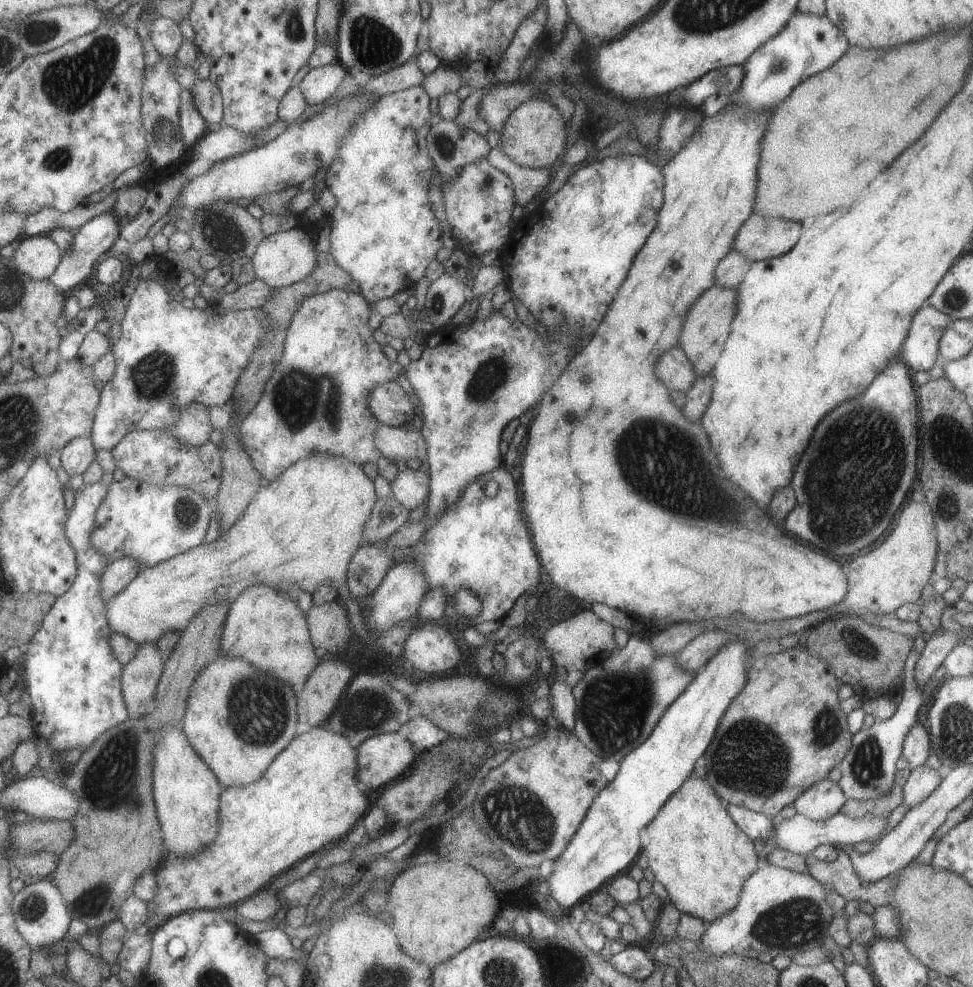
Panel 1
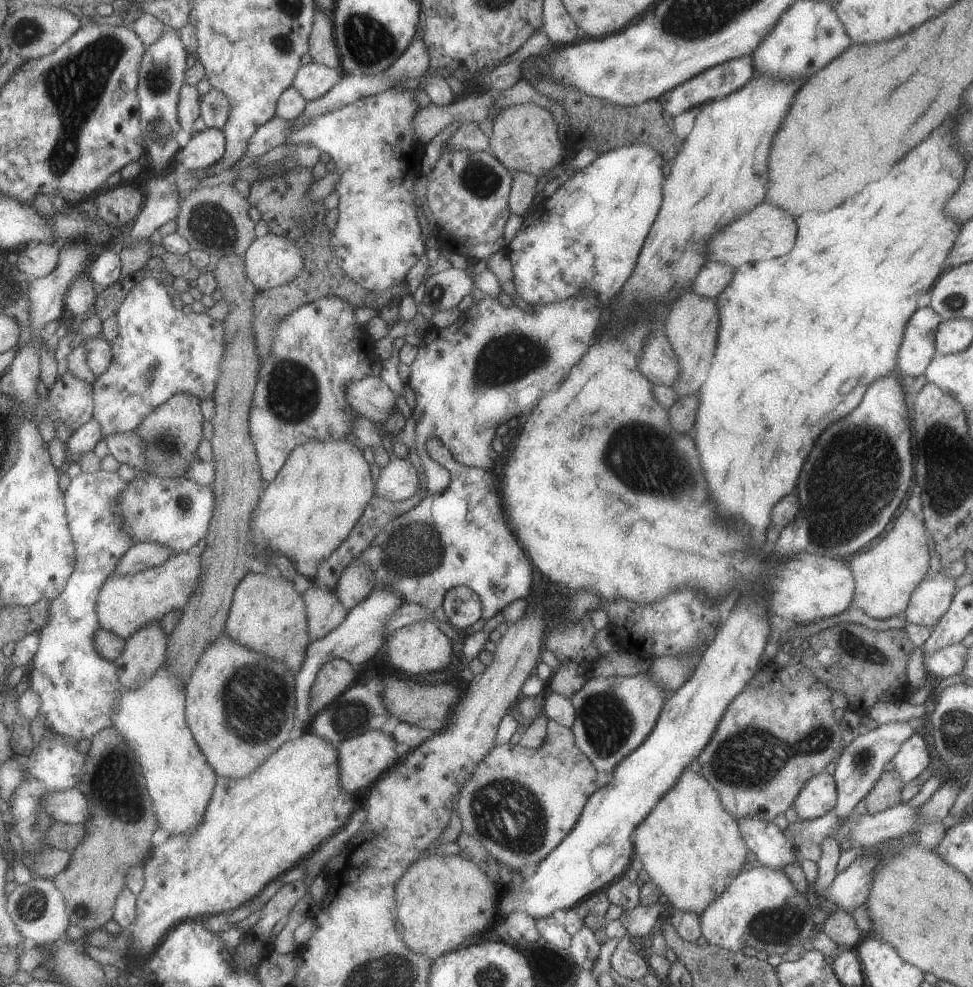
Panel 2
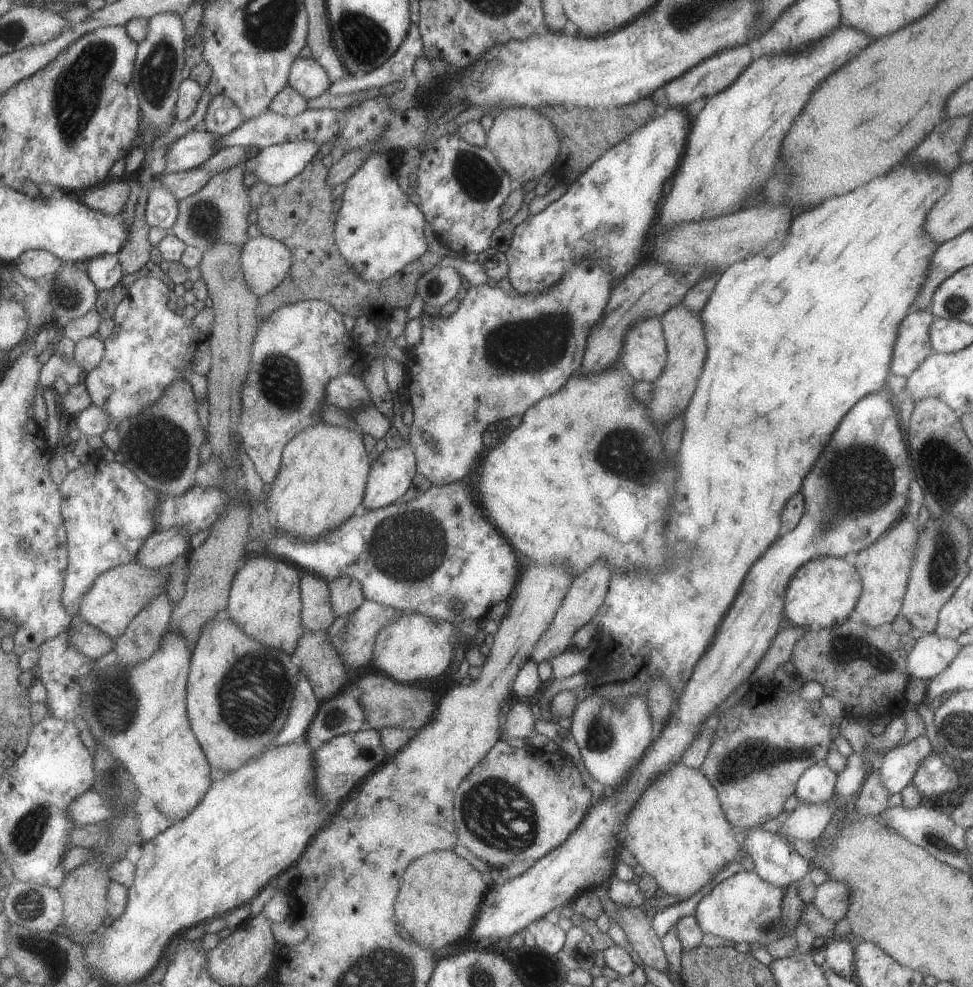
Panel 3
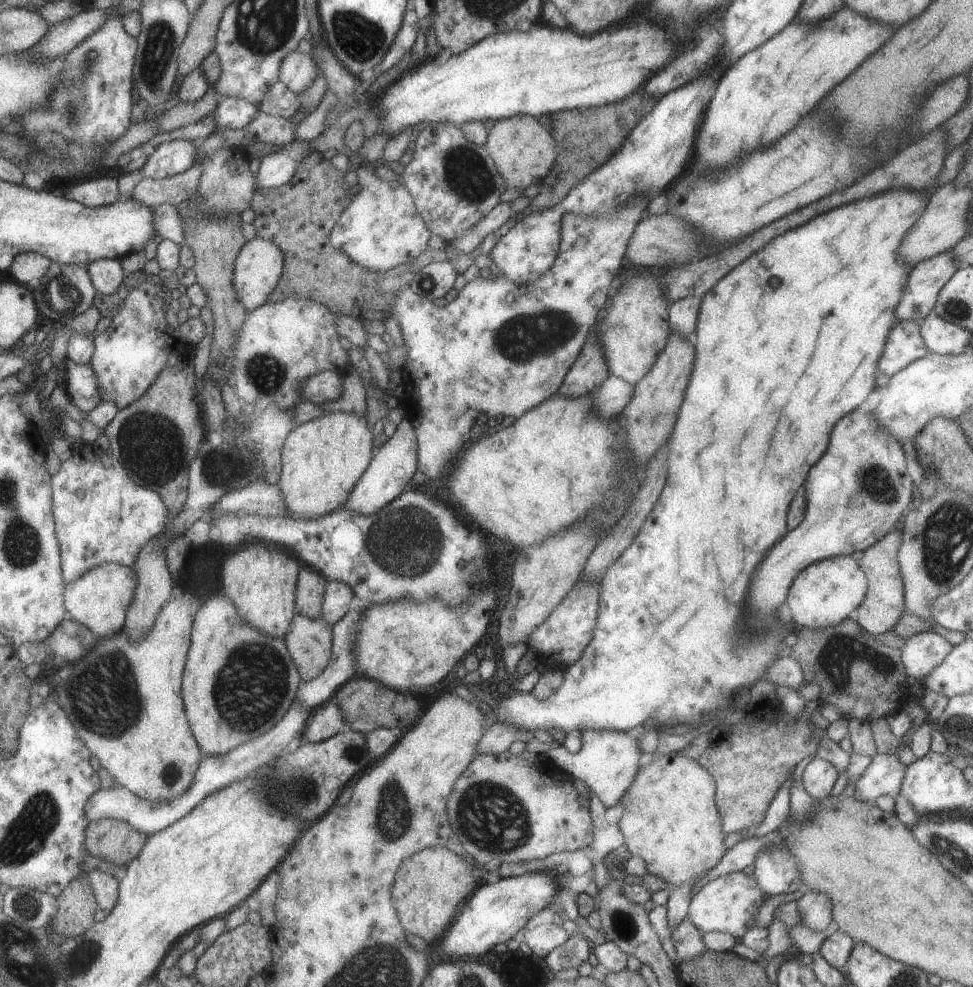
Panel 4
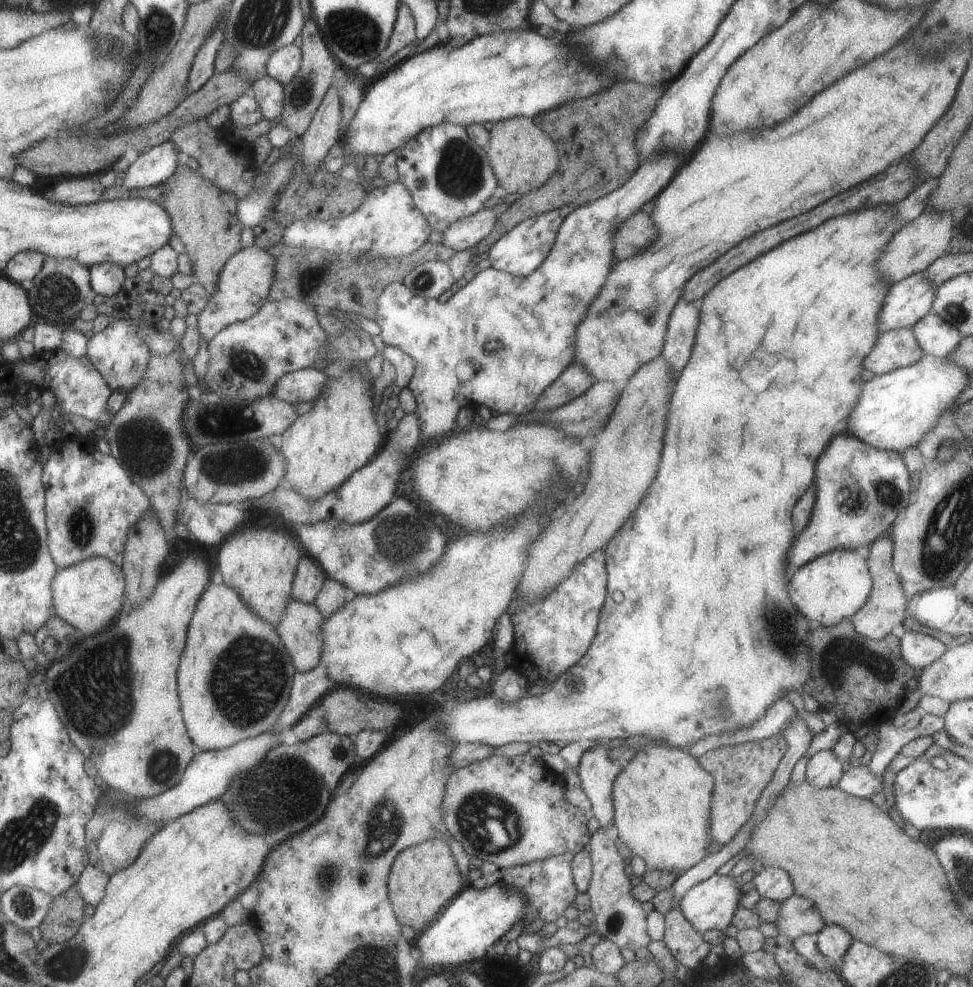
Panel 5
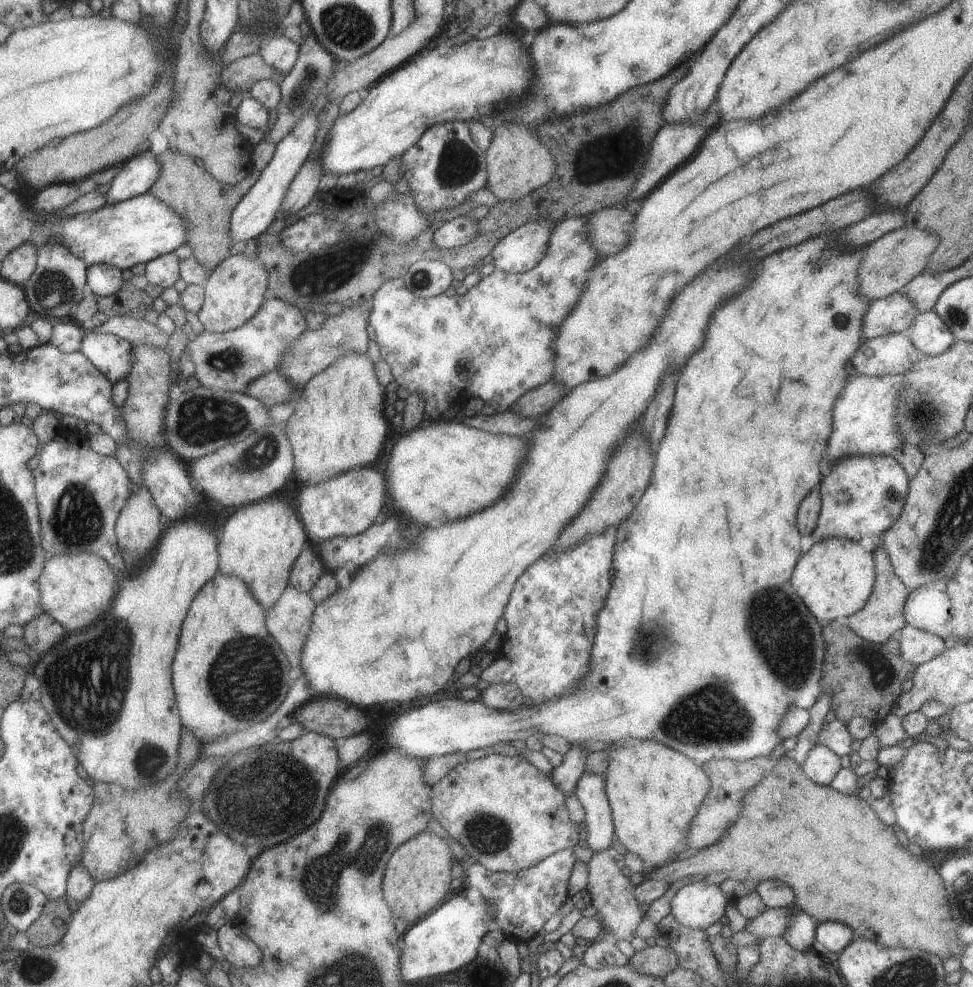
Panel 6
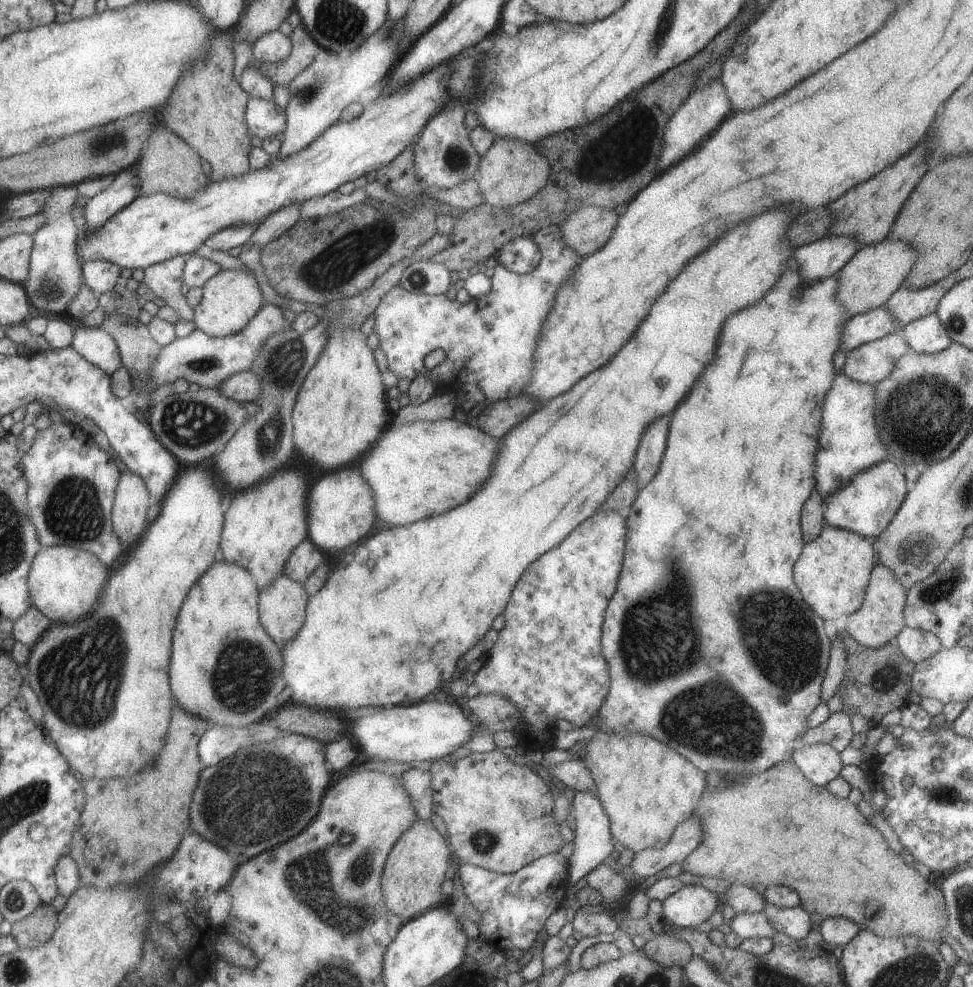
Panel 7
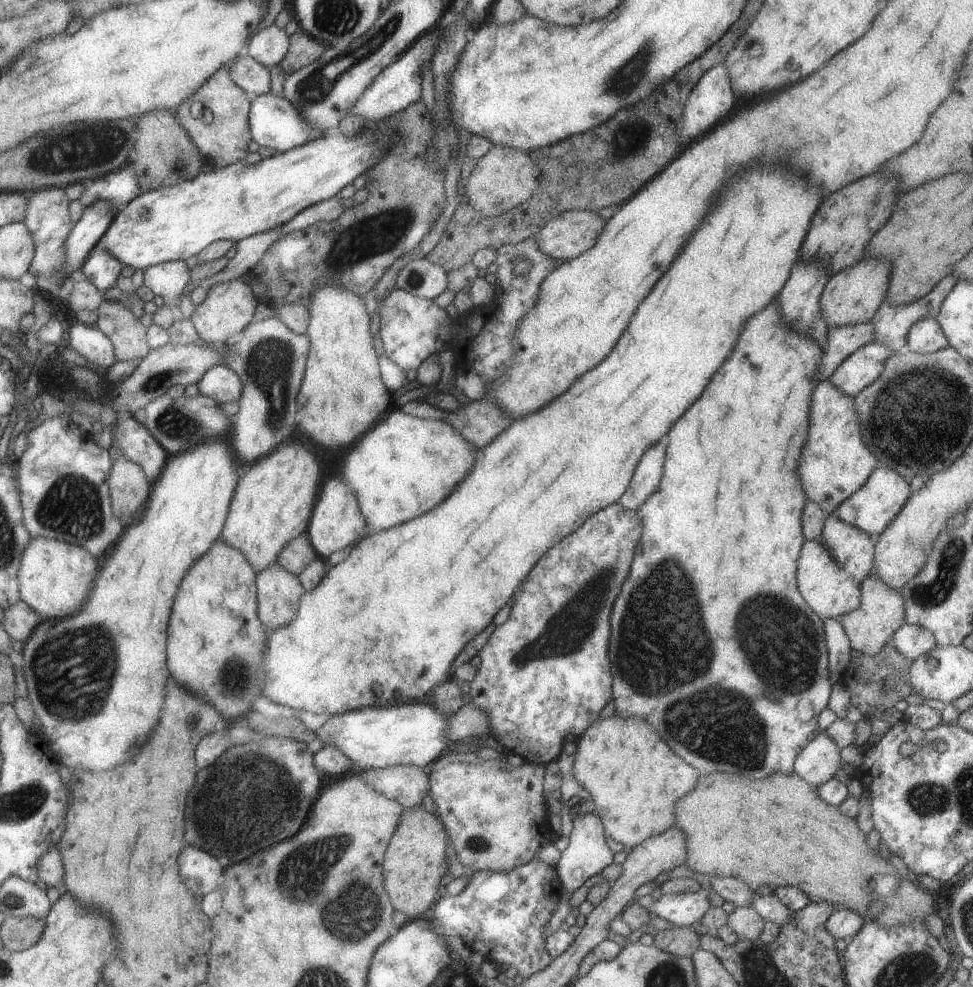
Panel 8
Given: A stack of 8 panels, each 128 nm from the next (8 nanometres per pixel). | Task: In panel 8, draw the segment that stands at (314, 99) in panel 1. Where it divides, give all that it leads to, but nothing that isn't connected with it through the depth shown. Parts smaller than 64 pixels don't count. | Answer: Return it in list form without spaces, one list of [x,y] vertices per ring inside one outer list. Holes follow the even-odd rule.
[[[274,23],[259,32],[256,32],[247,42],[245,53],[256,62],[272,69],[286,56],[289,51],[290,37],[284,29]]]

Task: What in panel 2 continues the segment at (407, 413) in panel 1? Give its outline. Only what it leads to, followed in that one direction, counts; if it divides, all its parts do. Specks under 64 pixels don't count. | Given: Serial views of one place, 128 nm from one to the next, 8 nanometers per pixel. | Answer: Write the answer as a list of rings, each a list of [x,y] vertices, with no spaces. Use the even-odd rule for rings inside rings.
[[[380,377],[362,378],[346,384],[346,400],[361,417],[384,425],[398,406],[395,394]]]

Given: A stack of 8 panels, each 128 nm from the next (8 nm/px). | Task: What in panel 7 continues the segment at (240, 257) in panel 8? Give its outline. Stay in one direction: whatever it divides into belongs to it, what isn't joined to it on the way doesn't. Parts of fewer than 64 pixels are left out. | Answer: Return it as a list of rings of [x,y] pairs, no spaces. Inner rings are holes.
[[[292,202],[292,204],[284,204],[284,208],[272,212],[267,216],[258,228],[254,230],[250,244],[264,247],[270,241],[280,238],[286,230],[290,230],[294,224],[301,220],[302,202]]]

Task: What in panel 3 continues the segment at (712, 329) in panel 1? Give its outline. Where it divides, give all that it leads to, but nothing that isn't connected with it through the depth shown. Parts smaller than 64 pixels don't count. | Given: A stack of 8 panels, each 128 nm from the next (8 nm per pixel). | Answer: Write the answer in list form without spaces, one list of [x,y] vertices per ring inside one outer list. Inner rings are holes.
[[[684,302],[676,304],[661,316],[660,322],[663,326],[664,336],[667,344],[668,360],[666,368],[660,374],[658,380],[653,382],[652,402],[647,404],[648,416],[654,424],[661,428],[672,418],[684,414],[686,407],[692,400],[694,388],[698,384],[698,378],[702,374],[702,368],[706,364],[708,346],[706,344],[706,330],[700,312],[692,312],[684,306]]]

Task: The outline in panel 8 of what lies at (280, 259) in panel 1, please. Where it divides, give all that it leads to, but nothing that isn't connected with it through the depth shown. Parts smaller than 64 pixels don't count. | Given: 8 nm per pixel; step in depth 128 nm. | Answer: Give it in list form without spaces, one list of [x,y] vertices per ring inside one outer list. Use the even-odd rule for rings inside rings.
[[[234,278],[220,284],[214,284],[208,290],[206,300],[199,304],[190,318],[198,331],[198,336],[207,343],[225,343],[231,336],[240,334],[250,323],[254,322],[253,316],[256,306],[260,303],[254,295],[249,283]]]

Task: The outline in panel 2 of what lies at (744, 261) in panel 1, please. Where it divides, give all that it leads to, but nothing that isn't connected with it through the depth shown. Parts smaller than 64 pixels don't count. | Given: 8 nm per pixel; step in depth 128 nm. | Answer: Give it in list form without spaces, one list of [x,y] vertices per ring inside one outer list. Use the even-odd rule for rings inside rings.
[[[708,261],[698,272],[691,292],[696,292],[704,298],[717,298],[728,288],[728,284],[734,278],[734,270],[736,267],[732,268],[728,264]]]

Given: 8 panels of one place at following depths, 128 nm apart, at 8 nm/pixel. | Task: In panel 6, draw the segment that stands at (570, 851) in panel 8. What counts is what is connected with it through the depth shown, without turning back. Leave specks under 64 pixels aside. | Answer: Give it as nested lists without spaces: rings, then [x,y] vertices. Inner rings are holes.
[[[584,772],[577,782],[575,793],[585,810],[583,844],[593,852],[611,848],[617,836],[612,808],[606,794],[606,774]]]

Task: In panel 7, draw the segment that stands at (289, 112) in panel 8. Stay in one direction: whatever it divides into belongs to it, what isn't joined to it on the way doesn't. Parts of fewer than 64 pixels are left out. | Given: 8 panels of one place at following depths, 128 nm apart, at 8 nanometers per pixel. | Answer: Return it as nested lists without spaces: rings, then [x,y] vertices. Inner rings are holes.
[[[250,97],[244,114],[248,130],[262,139],[284,135],[286,113],[276,102]]]

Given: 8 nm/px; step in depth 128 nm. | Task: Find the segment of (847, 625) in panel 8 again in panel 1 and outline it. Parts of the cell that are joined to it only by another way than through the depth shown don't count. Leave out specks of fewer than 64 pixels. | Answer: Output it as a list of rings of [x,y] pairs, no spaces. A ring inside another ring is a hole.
[[[912,501],[912,504],[908,504],[908,508],[898,516],[892,534],[872,552],[854,558],[847,566],[849,591],[840,605],[832,606],[828,610],[816,610],[796,618],[760,622],[757,630],[762,631],[760,635],[765,637],[781,639],[788,634],[812,628],[835,614],[850,610],[859,613],[864,610],[870,610],[874,614],[894,613],[904,604],[921,600],[924,586],[932,583],[934,579],[936,556],[938,556],[938,534],[934,516],[926,503]]]

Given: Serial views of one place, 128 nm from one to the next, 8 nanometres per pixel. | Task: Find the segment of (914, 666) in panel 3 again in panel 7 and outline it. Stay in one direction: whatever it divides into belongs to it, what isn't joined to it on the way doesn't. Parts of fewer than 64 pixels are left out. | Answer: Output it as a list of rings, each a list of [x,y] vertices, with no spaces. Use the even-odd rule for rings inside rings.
[[[906,626],[893,642],[913,663],[922,662],[943,649],[940,639],[932,632]]]

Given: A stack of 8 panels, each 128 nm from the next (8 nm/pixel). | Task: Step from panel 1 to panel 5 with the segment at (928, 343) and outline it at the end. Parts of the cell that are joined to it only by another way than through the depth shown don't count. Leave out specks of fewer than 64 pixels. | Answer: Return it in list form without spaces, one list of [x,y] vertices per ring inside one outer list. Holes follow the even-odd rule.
[[[896,328],[879,334],[874,350],[866,356],[863,368],[883,375],[918,362],[925,353],[911,328]]]

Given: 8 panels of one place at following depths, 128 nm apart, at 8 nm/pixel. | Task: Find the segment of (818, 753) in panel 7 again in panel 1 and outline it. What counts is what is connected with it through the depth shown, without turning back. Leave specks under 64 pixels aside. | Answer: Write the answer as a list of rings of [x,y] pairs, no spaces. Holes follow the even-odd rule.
[[[828,779],[814,784],[793,803],[797,813],[813,821],[828,820],[840,812],[847,798],[837,782]]]

